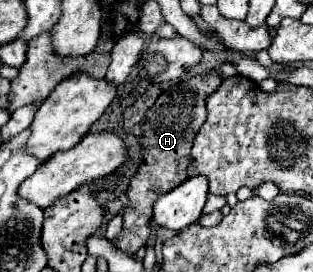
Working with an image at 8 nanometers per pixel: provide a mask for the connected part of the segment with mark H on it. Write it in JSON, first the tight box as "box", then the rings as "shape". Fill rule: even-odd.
{"box":[112,69,224,255],"shape":[[[210,69],[204,75],[178,81],[168,91],[164,91],[156,99],[154,107],[148,111],[146,123],[142,125],[144,149],[146,149],[144,163],[140,165],[138,173],[130,181],[130,189],[128,189],[130,205],[124,213],[124,227],[120,235],[112,241],[116,249],[134,255],[140,247],[144,247],[150,235],[152,205],[160,195],[172,191],[174,187],[178,187],[182,181],[188,179],[186,167],[190,163],[190,147],[198,129],[206,121],[206,99],[220,87],[222,81],[224,77],[216,69]]]}

